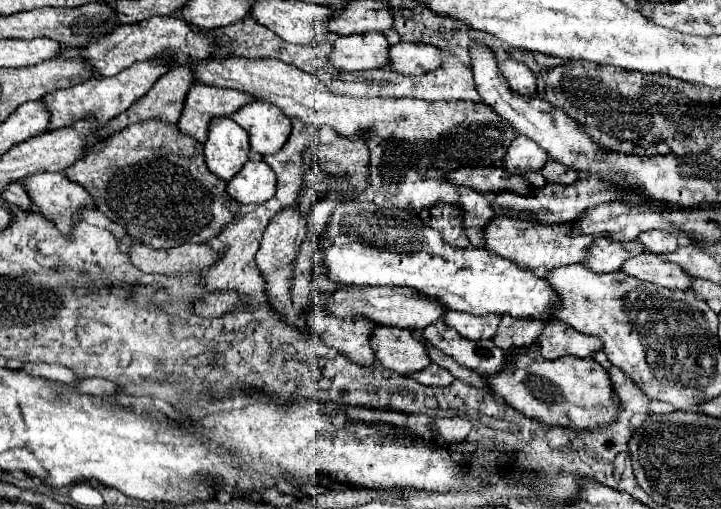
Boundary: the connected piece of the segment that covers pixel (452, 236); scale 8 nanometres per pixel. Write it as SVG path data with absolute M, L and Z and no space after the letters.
M436 202L430 208L430 226L438 228L444 234L444 242L452 246L470 246L468 236L464 236L464 224L460 224L460 208L448 202Z

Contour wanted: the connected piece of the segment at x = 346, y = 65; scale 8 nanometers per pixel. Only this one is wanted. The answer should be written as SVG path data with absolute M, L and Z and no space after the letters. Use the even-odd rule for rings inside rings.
M364 32L352 36L340 36L334 40L334 50L330 60L336 68L354 72L354 70L372 70L388 66L390 42L380 32Z

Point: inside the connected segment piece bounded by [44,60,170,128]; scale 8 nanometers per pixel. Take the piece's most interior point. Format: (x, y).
(103, 98)

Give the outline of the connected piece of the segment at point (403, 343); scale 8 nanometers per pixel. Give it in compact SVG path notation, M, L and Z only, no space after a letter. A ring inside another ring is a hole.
M376 326L372 334L372 348L376 352L378 362L384 368L404 376L410 376L430 366L430 358L424 346L412 340L410 330L392 328L392 326Z

